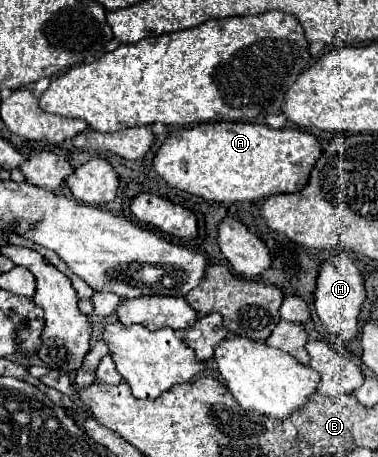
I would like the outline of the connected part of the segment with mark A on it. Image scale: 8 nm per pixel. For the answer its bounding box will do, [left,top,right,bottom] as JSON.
[153,122,321,202]

